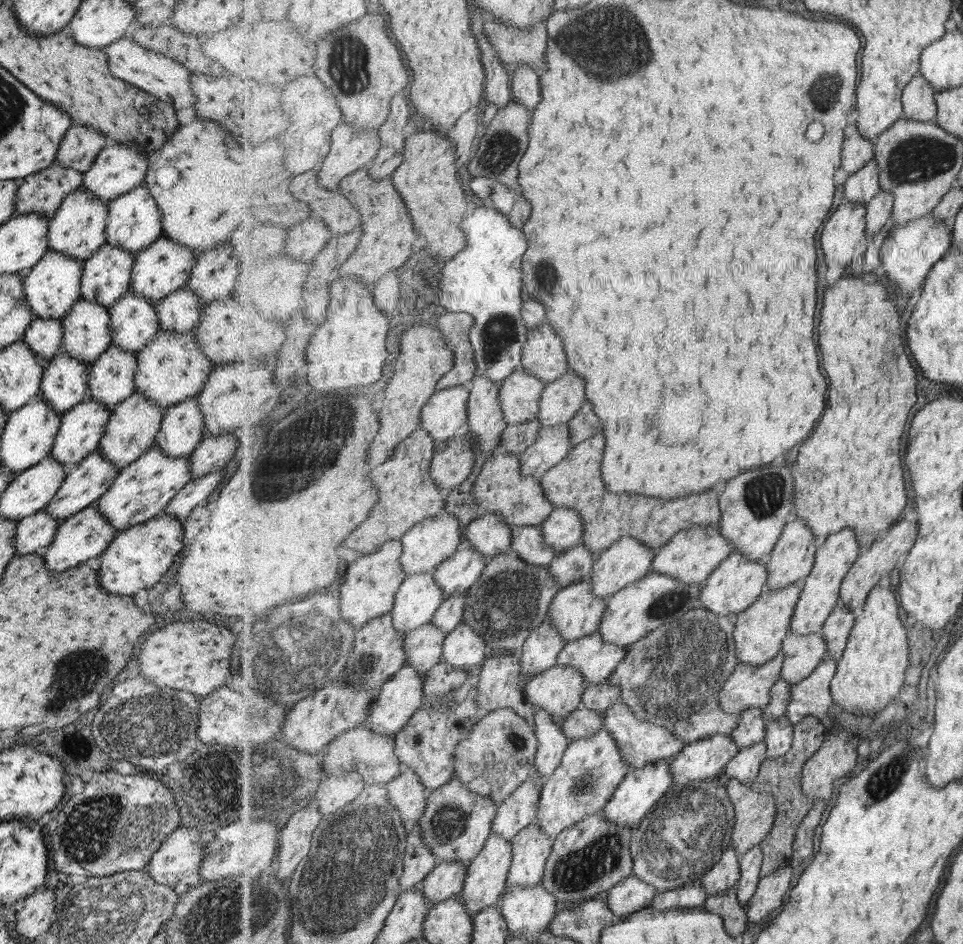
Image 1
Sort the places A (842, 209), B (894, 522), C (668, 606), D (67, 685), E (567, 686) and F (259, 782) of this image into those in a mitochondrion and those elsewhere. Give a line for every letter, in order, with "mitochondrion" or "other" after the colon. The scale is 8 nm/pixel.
A: other
B: other
C: mitochondrion
D: mitochondrion
E: other
F: mitochondrion

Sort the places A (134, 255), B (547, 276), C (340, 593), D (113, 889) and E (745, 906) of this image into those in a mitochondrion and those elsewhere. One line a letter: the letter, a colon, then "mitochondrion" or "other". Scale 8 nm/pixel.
A: other
B: mitochondrion
C: other
D: mitochondrion
E: other

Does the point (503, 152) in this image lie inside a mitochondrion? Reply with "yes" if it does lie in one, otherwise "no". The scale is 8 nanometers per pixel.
yes

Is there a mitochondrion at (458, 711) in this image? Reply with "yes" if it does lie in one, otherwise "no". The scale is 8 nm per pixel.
yes

